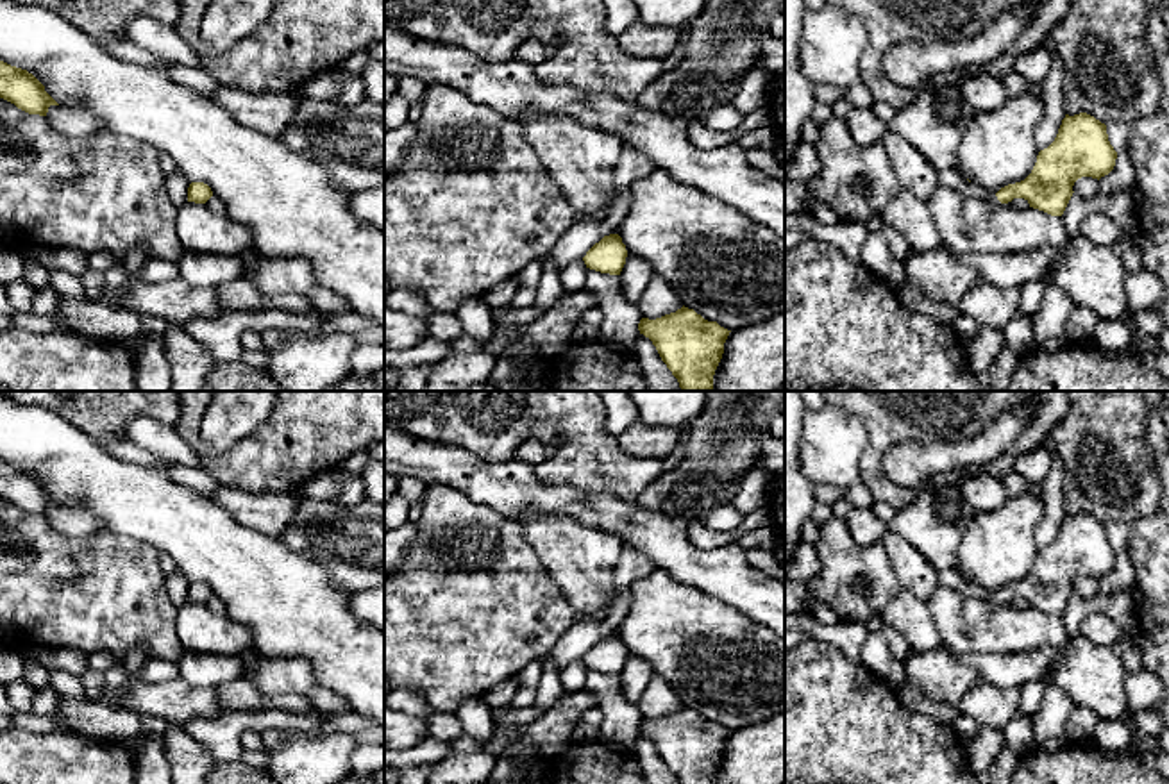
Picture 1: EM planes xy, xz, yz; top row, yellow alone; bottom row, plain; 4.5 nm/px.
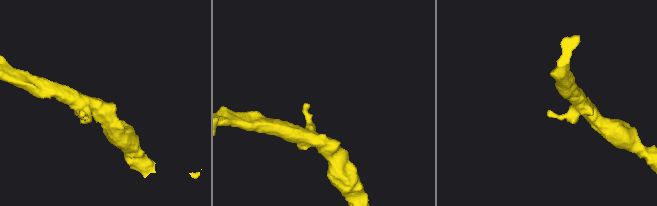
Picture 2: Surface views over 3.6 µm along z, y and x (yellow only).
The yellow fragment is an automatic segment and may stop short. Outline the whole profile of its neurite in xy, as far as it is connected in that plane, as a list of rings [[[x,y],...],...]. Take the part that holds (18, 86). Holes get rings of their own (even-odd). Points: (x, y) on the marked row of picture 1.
[[[0,61],[0,98],[39,116],[46,116],[50,105],[59,105],[32,73],[4,61]]]

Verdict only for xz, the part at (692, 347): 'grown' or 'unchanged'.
unchanged

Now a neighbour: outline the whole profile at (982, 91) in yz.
[[[990,73],[965,77],[958,84],[960,95],[972,111],[999,109],[1010,96],[1003,80]]]

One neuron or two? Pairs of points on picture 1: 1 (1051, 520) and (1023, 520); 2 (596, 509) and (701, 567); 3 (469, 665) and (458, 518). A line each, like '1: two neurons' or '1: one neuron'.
1: two neurons
2: one neuron
3: one neuron

